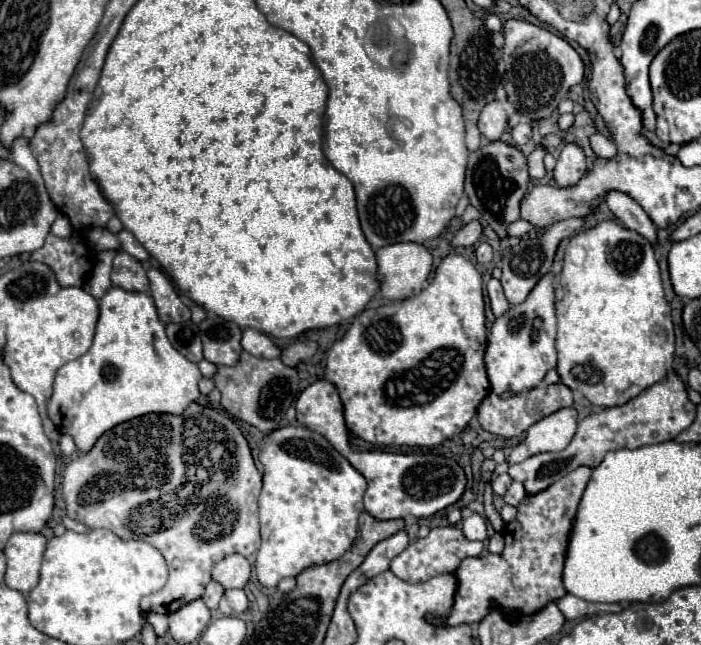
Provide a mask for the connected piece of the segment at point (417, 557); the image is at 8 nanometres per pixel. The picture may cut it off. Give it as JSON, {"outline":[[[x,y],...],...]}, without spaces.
{"outline":[[[445,526],[445,528],[433,528],[429,532],[429,536],[417,540],[417,542],[411,542],[399,556],[393,558],[391,562],[391,572],[405,580],[405,582],[427,582],[431,580],[433,576],[439,576],[439,574],[447,574],[447,572],[455,572],[461,564],[461,560],[469,558],[469,556],[479,556],[483,552],[483,542],[471,542],[465,538],[463,530],[457,528],[457,526]]]}

